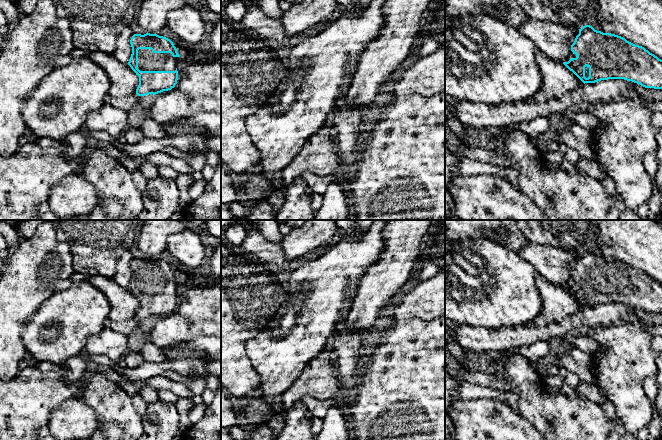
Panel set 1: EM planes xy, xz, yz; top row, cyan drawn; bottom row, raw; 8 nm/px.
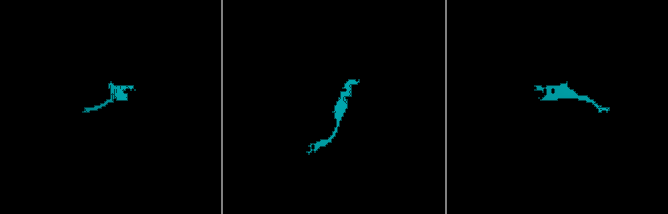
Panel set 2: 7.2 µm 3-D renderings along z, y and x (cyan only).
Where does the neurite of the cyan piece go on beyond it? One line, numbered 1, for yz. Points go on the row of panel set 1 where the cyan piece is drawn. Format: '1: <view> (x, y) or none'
1: yz (586, 68)

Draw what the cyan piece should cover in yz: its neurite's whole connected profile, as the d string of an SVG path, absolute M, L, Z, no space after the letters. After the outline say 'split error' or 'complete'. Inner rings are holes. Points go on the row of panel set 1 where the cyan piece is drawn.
M585 25L579 29L571 51L573 58L563 64L584 84L624 79L662 89L662 60L621 36Z | split error

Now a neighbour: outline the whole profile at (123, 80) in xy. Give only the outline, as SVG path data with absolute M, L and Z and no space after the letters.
M93 52L89 53L88 56L107 73L110 79L109 97L124 98L136 93L139 76L128 64L123 64L113 54L104 52Z

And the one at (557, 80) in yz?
M536 50L535 60L542 75L542 86L526 103L541 103L550 99L558 99L573 91L579 91L584 83L563 63L551 59Z

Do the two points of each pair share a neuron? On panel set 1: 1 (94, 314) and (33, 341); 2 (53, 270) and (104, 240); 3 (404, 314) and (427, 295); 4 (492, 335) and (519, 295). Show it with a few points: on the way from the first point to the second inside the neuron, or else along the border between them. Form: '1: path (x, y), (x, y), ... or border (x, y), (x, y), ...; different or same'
1: path (79, 319), (54, 344), (48, 345); same
2: border (59, 239), (69, 248), (71, 267), (74, 270); different
3: path (410, 308), (421, 301); same
4: border (520, 323), (496, 328), (474, 327); different

